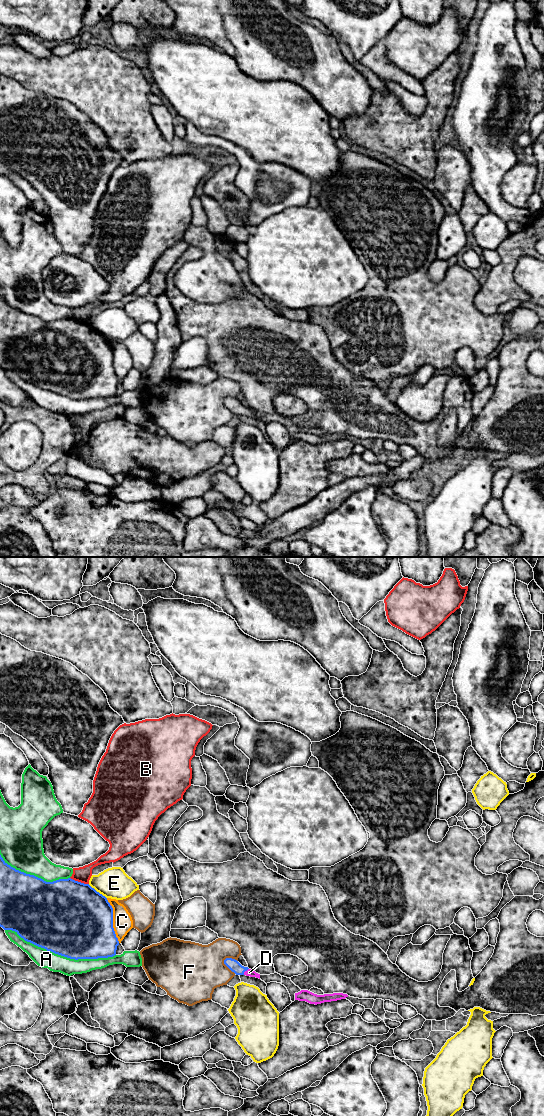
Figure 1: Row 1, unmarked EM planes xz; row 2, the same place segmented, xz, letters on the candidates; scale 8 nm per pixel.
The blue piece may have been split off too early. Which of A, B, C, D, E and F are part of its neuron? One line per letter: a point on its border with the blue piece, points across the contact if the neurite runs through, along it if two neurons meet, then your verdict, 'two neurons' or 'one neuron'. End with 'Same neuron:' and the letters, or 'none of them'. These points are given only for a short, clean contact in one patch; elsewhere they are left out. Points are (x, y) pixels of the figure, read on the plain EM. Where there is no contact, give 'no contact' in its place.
A: xz (60, 394) | two neurons
B: xz (79, 322) | two neurons
C: xz (112, 360) | two neurons
D: xz (245, 410) | across xz (232, 404), (240, 410), (245, 410), (249, 412) | one neuron
E: xz (96, 331) | two neurons
F: xz (227, 406) | two neurons
Same neuron: D

